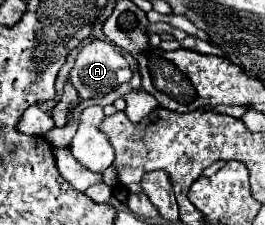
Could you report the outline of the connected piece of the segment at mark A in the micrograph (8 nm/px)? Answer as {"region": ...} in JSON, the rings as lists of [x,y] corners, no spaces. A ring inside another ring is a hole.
{"region":[[[109,41],[87,43],[69,73],[71,85],[79,91],[81,99],[105,97],[119,85],[131,81],[133,71],[127,59]]]}

